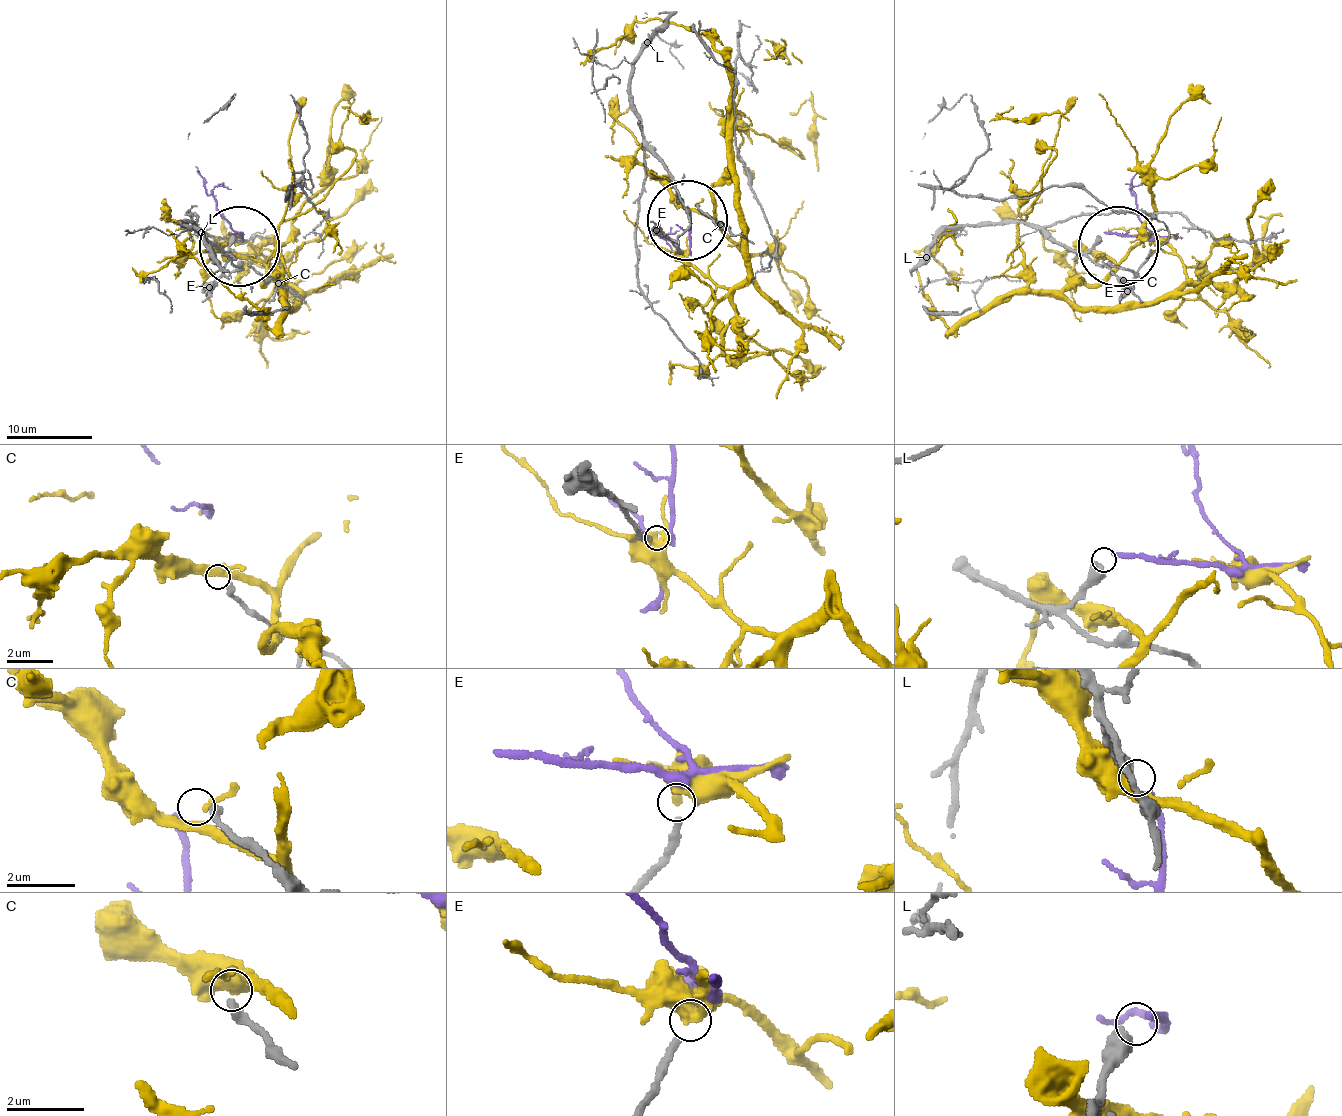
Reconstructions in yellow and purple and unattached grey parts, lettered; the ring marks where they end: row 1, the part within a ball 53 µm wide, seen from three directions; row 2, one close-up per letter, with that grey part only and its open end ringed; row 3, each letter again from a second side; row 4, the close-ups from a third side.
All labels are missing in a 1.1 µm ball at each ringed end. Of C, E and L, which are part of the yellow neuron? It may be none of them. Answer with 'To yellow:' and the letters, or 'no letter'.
To yellow: E

